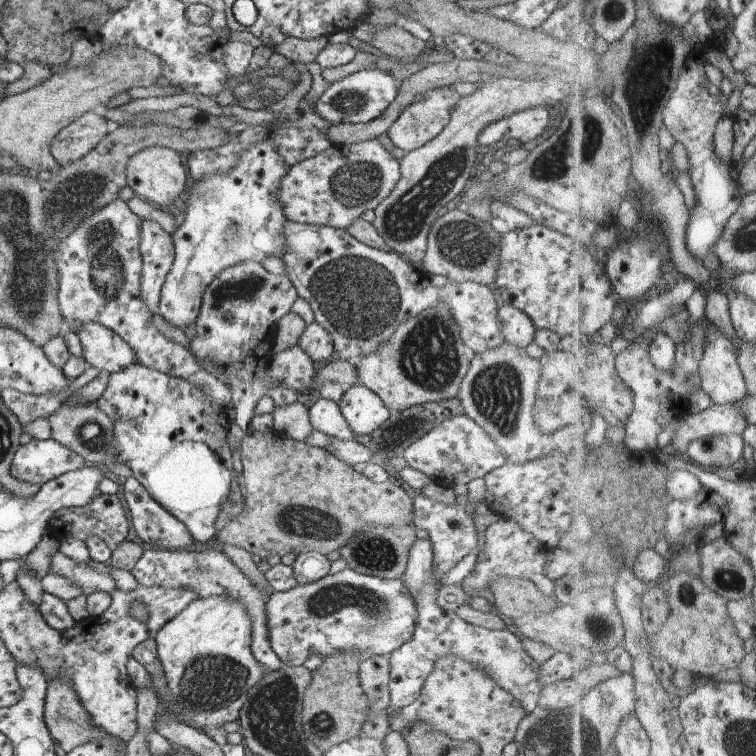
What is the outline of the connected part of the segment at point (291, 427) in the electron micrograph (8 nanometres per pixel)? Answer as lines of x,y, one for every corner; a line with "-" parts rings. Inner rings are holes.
301,403
275,407
272,416
274,431
290,439
306,442
306,438
313,430
309,409

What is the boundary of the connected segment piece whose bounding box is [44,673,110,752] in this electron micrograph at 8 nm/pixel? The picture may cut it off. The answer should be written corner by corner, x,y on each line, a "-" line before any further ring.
61,673
57,675
54,681
47,685
47,695
45,698
45,723
50,731
54,742
64,750
70,752
77,746
86,744
88,741
100,742
100,740
110,740
110,735
97,729
89,717
89,712
81,705
78,695
75,694
71,684

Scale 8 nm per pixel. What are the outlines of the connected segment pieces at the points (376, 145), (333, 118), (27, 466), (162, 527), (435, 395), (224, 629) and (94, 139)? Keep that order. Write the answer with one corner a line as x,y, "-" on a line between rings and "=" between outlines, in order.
375,138
358,141
345,148
330,146
324,152
289,167
275,195
288,221
326,225
346,230
347,226
366,210
374,210
392,192
400,177
399,160
386,151
380,140
=
364,69
352,73
339,81
327,86
327,89
318,98
315,112
331,125
343,123
367,123
378,118
397,97
402,86
392,75
379,69
=
31,438
15,452
10,474
20,482
42,487
45,482
81,469
85,464
82,456
52,438
=
136,477
126,479
122,494
130,510
132,526
146,544
180,549
194,542
187,526
159,505
=
440,301
434,308
426,309
420,315
399,324
396,332
381,344
376,353
358,360
357,382
375,392
392,412
400,412
408,410
410,406
456,397
468,372
470,356
471,353
462,342
458,325
452,318
449,308
=
206,596
194,599
182,612
179,612
172,620
165,622
158,629
155,636
157,644
157,656
164,669
164,678
168,687
169,701
162,698
153,686
149,670
143,666
140,659
133,657
126,663
127,675
131,684
136,689
152,688
159,698
160,710
172,715
175,719
183,719
184,724
192,726
206,733
216,744
223,747
227,742
228,733
223,729
224,724
239,720
239,712
248,700
250,689
264,678
269,668
260,664
251,651
251,618
243,603
236,598
226,596
=
100,111
83,114
66,125
50,143
50,154
64,167
86,156
101,143
112,125

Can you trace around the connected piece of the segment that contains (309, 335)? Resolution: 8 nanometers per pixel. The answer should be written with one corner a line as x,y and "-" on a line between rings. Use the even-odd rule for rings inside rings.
316,322
306,326
297,344
313,362
330,361
335,357
332,336

